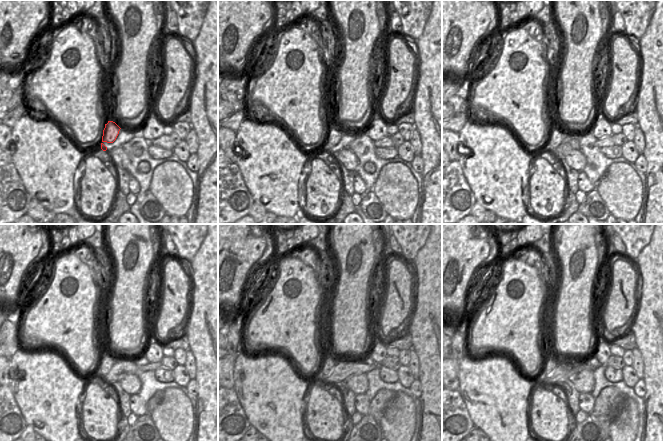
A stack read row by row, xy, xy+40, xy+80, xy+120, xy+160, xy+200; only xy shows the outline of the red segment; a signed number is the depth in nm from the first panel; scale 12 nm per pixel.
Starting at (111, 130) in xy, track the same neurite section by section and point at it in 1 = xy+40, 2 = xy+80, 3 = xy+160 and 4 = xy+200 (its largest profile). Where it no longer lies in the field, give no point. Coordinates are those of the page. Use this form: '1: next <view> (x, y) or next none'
1: next xy+40 (333, 135)
2: next xy+80 (556, 136)
3: next xy+160 (327, 366)
4: next xy+200 (551, 363)

